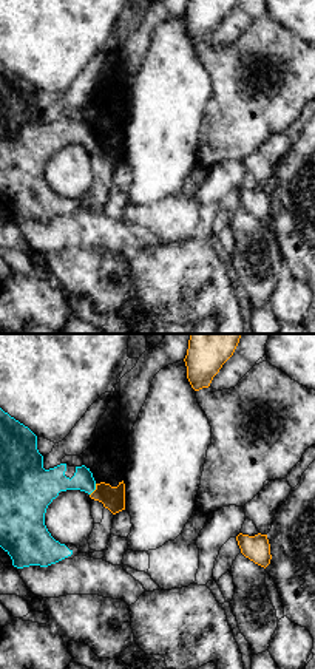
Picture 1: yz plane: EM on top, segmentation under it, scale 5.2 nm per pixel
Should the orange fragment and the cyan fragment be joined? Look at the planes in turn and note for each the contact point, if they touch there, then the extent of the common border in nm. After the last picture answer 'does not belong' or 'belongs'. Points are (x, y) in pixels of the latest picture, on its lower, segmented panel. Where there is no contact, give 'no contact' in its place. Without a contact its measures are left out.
contact (94, 490); length 70 nm

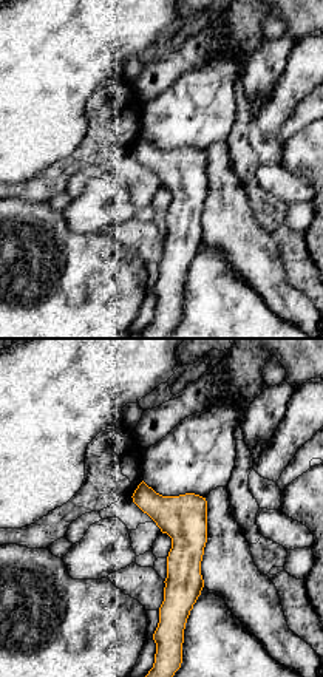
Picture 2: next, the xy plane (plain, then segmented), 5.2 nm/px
no contact

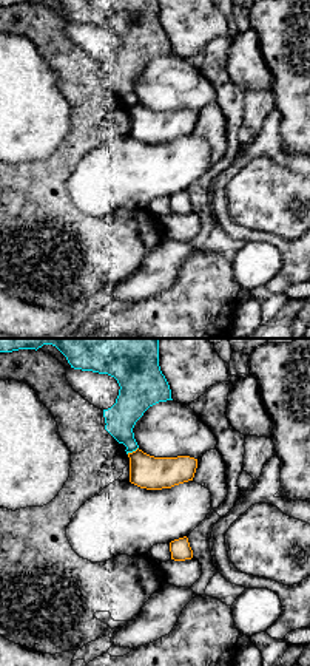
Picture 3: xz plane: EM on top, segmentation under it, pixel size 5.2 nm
contact (133, 451); length 70 nm

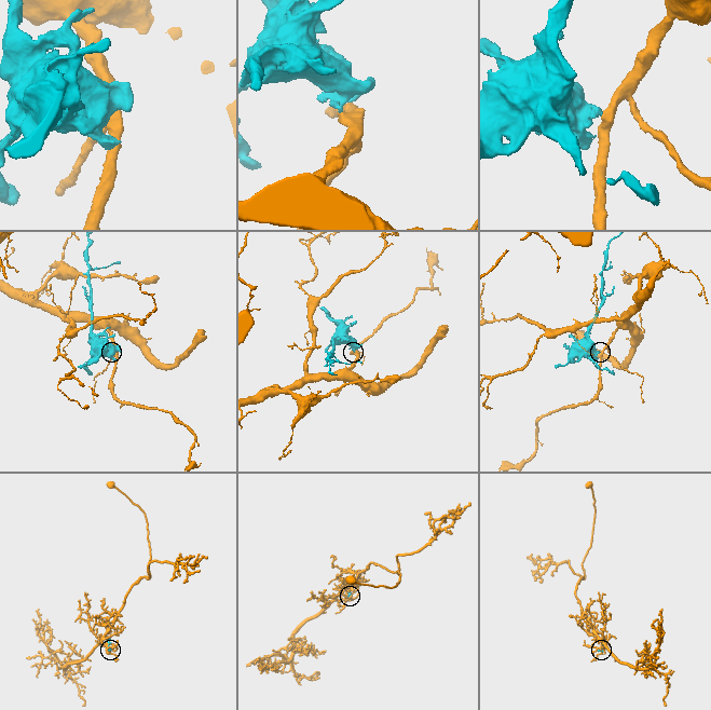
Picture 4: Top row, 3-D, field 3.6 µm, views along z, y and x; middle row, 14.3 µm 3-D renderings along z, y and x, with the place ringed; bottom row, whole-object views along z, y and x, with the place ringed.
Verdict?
does not belong

